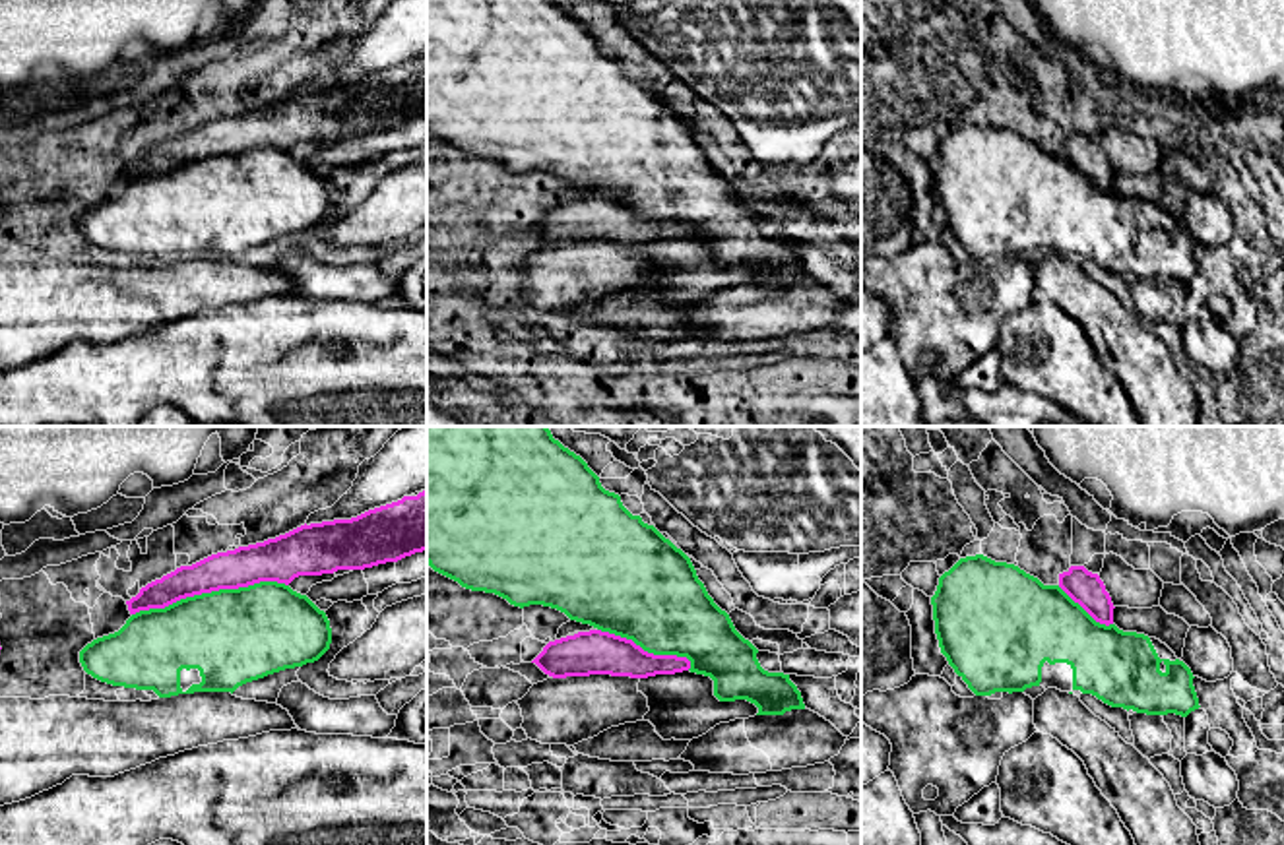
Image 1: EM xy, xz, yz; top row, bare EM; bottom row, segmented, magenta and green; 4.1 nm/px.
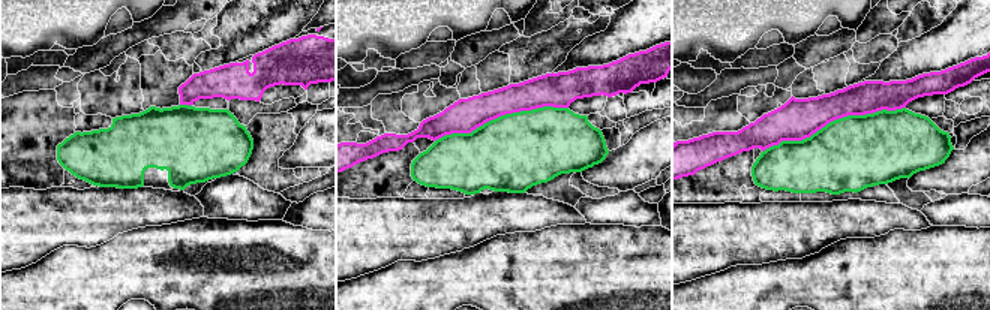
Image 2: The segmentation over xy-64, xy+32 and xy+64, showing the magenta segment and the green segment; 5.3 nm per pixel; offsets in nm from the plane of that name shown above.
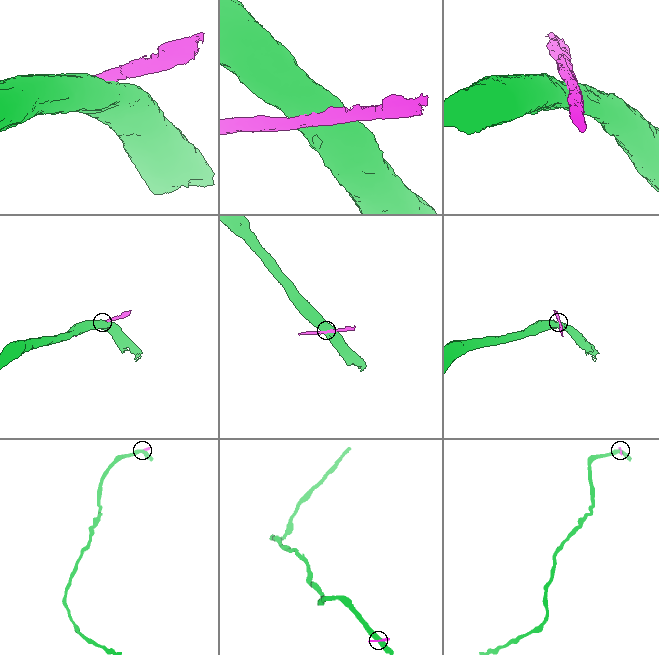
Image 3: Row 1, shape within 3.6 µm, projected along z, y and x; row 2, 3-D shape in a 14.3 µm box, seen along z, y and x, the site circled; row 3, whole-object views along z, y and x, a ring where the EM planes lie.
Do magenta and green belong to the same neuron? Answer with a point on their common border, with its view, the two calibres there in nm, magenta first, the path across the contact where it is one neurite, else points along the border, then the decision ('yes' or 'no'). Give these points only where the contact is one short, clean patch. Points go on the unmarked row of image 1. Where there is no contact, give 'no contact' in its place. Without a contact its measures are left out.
contact xy (210, 157); calibres 160 and 400 nm; no

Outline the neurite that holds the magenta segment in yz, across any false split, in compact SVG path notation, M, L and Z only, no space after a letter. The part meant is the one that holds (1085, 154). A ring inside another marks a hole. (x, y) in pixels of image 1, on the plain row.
M1071 132L1059 140L1059 153L1078 169L1096 188L1113 190L1113 169L1098 140L1084 132Z

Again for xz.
M601 196L578 198L549 207L531 229L553 244L590 240L648 244L690 235L687 223L654 221L632 205Z

